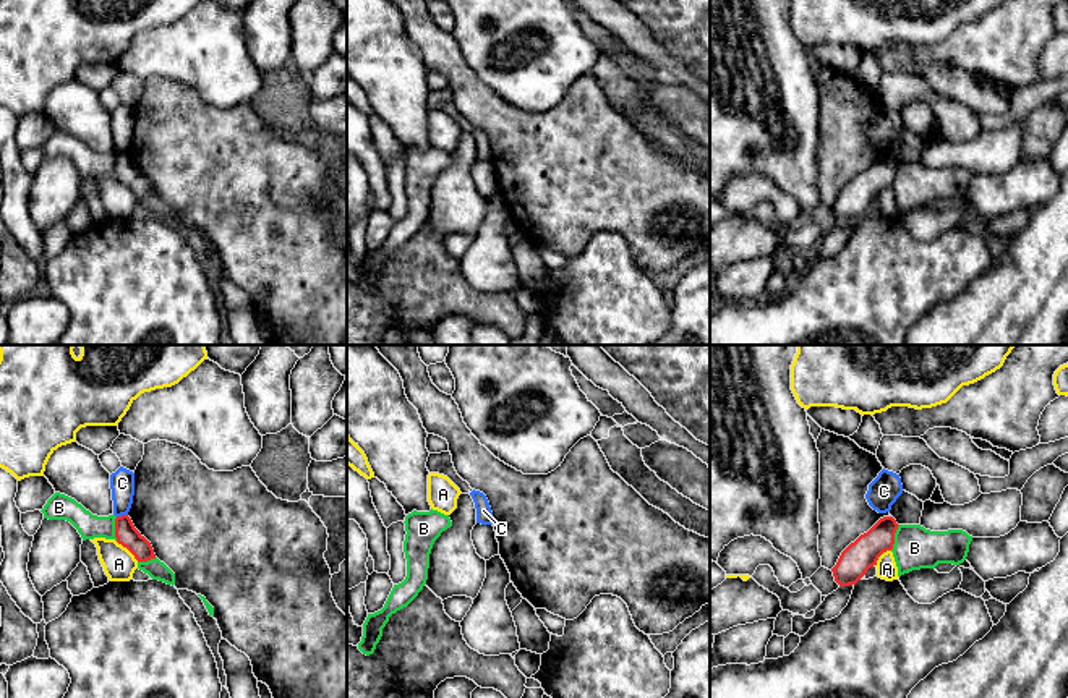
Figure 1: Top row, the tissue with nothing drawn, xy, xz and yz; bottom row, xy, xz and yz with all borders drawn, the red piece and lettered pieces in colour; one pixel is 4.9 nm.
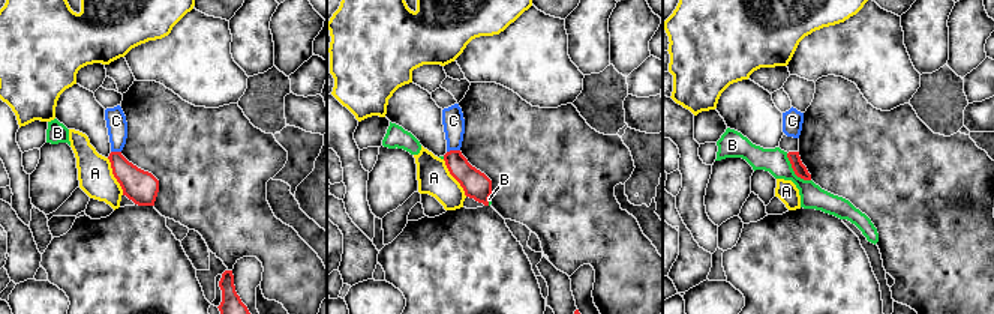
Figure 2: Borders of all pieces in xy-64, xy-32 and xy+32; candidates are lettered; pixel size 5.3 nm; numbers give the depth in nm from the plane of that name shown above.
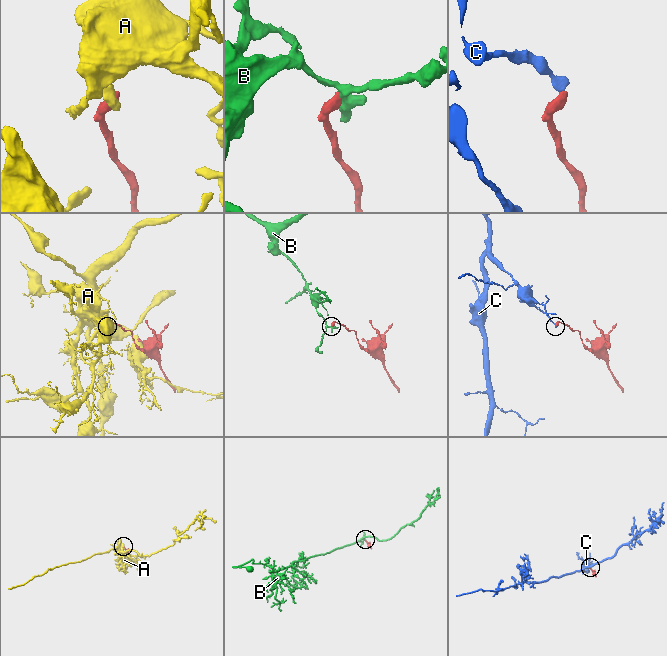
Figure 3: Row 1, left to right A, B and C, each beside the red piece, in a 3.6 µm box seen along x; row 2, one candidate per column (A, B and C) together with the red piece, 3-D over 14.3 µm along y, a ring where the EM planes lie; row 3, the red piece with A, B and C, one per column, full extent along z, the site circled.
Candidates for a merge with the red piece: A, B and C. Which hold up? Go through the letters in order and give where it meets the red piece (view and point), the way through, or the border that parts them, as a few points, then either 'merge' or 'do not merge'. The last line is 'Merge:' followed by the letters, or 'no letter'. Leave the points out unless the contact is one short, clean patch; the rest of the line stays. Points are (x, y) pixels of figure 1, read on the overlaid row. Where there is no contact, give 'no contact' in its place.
A: contact xy (127, 548); do not merge
B: contact yz (893, 538); border yz (900, 525), (890, 549); do not merge
C: contact xy (122, 515); border xy (127, 514), (117, 517); do not merge
Merge: no letter

